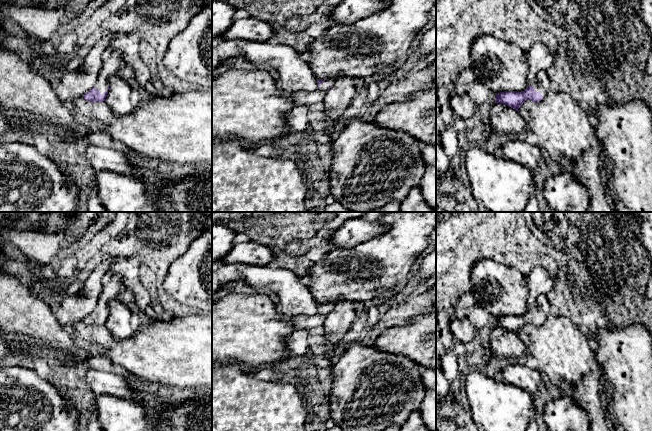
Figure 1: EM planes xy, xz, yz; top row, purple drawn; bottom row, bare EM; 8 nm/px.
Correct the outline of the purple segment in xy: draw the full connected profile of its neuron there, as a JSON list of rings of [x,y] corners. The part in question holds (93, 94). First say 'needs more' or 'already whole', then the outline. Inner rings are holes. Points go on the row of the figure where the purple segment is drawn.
needs more | [[[109,49],[107,55],[103,60],[103,65],[99,72],[96,85],[83,95],[83,98],[85,100],[105,101],[109,89],[108,79],[113,74],[118,73],[121,61],[121,51]]]

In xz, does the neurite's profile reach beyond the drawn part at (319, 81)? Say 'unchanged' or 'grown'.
grown

